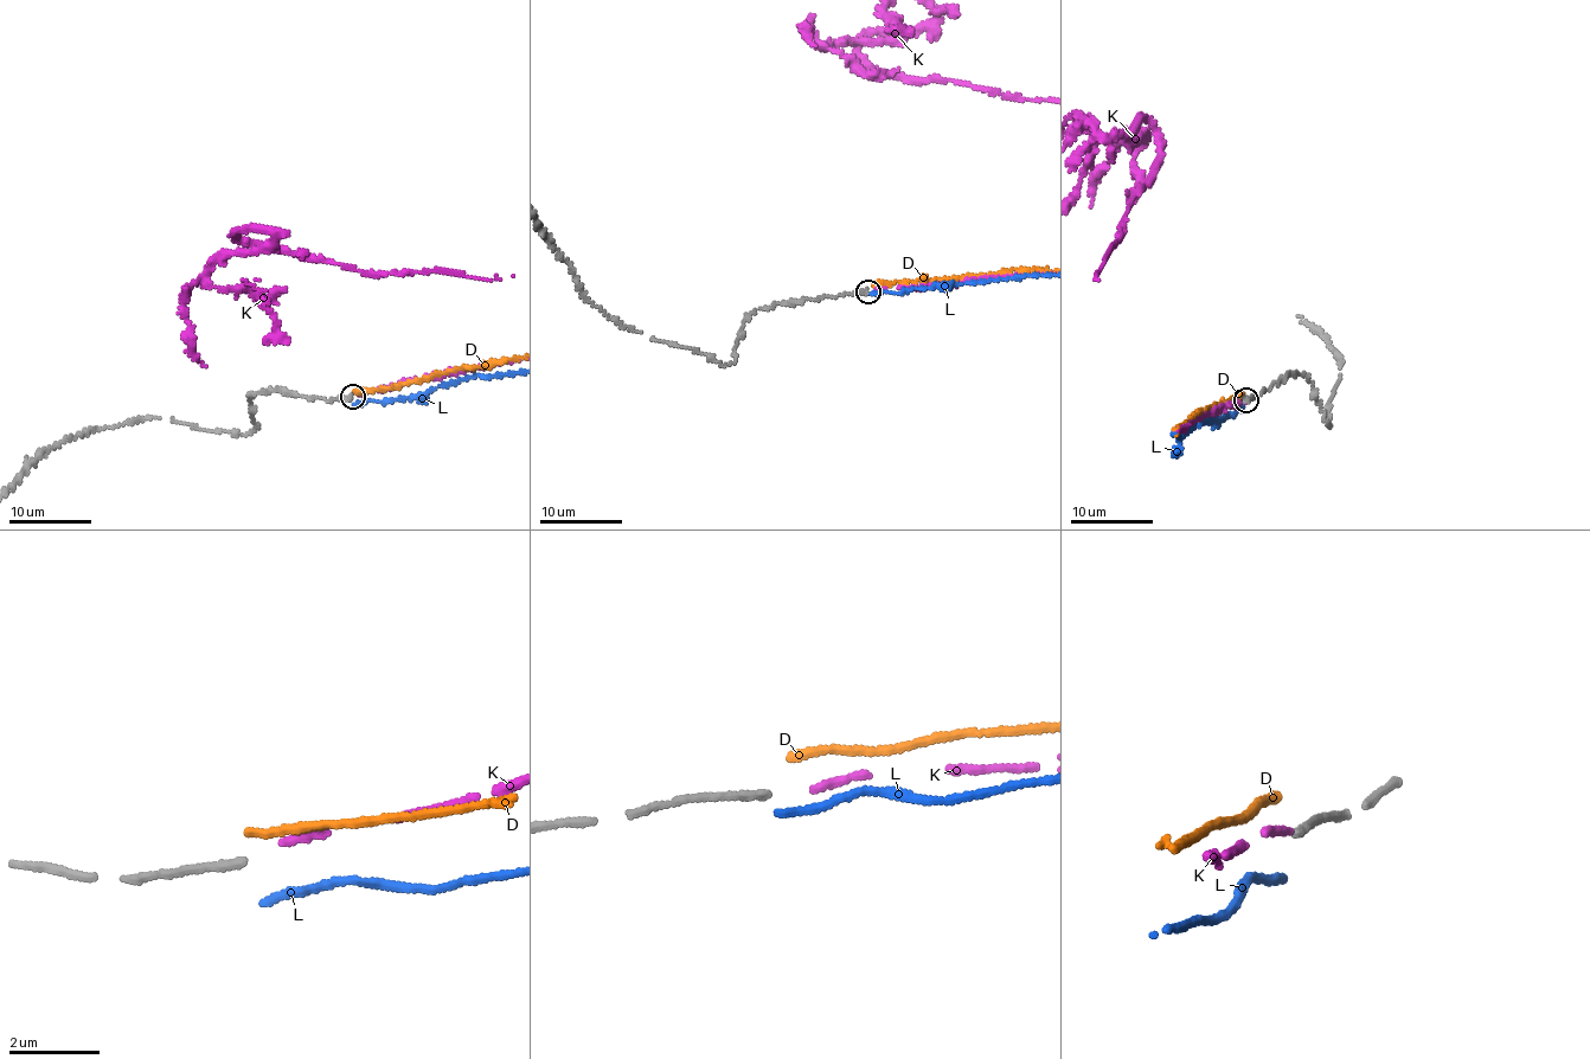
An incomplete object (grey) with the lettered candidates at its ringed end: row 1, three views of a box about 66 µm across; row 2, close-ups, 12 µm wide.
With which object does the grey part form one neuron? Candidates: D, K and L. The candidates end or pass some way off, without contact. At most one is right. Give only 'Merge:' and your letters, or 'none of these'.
Merge: K

